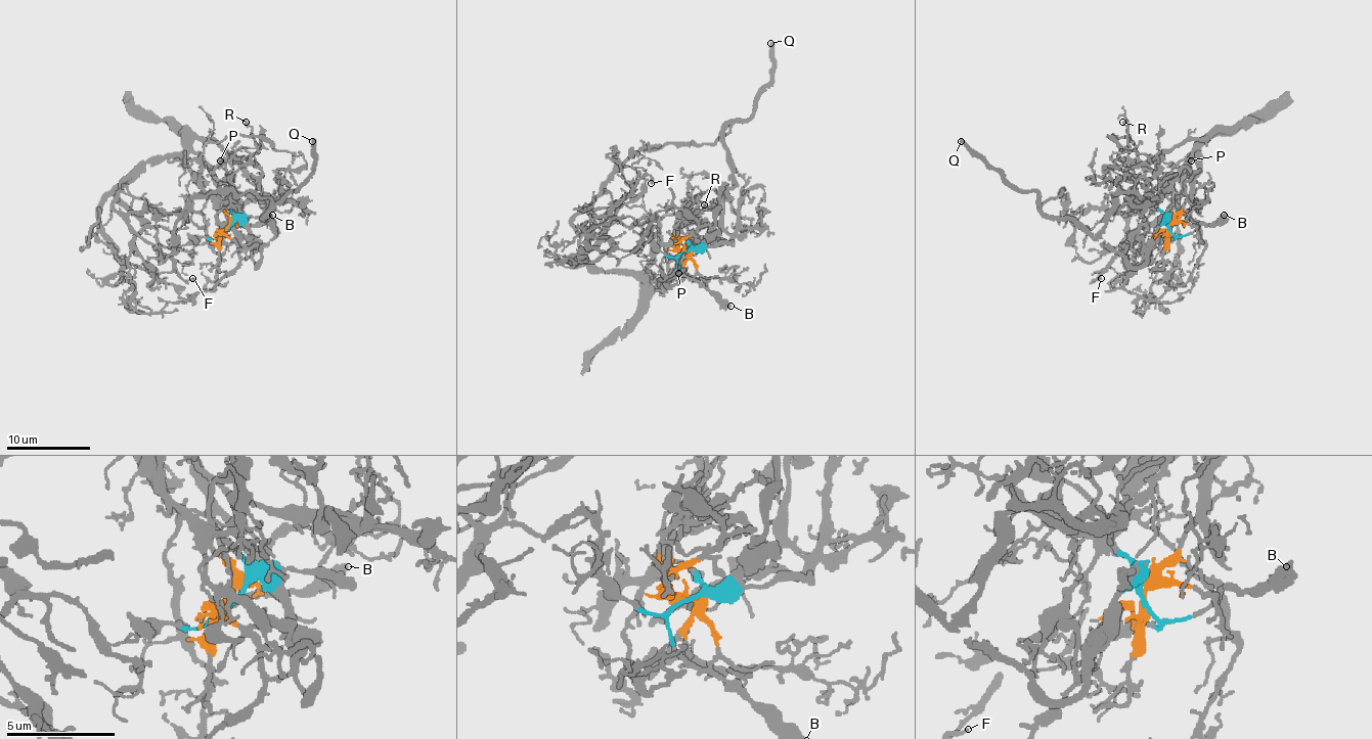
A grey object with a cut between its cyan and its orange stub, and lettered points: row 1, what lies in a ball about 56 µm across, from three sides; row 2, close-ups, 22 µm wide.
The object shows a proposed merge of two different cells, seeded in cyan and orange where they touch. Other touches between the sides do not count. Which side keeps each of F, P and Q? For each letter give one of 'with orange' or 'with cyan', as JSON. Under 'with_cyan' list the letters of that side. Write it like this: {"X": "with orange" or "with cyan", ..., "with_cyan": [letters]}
{"F": "with orange", "P": "with orange", "Q": "with cyan", "with_cyan": ["Q"]}

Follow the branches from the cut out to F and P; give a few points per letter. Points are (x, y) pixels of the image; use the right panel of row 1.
F: (1169, 228), (1197, 170), (1195, 152), (1182, 192), (1161, 216), (1125, 236), (1119, 253), (1094, 280), (1100, 278)
P: (1169, 228), (1191, 188), (1189, 170), (1174, 168), (1182, 158), (1191, 160)

